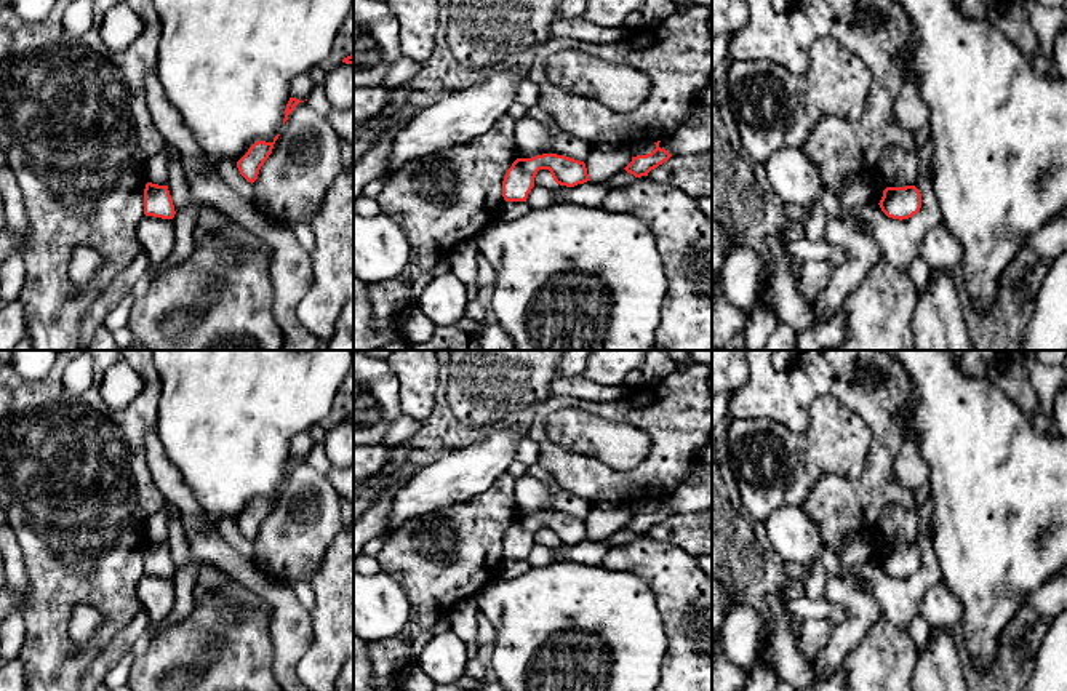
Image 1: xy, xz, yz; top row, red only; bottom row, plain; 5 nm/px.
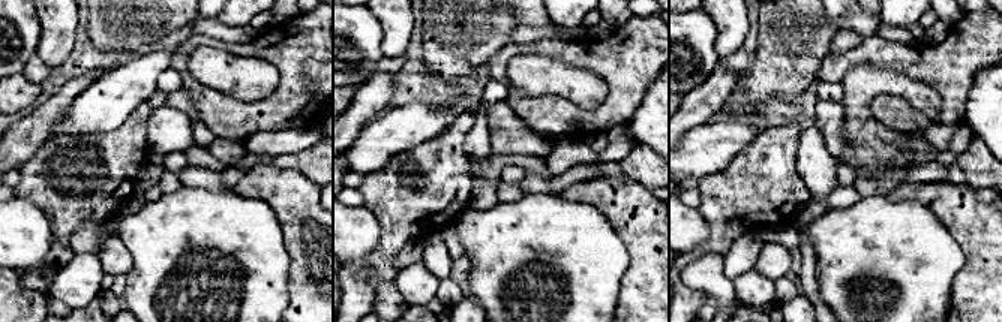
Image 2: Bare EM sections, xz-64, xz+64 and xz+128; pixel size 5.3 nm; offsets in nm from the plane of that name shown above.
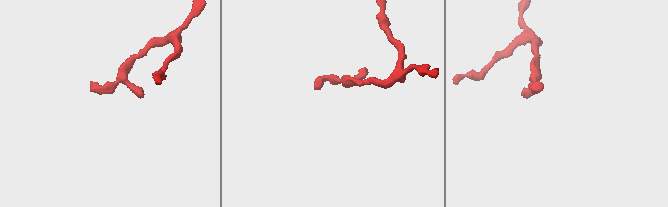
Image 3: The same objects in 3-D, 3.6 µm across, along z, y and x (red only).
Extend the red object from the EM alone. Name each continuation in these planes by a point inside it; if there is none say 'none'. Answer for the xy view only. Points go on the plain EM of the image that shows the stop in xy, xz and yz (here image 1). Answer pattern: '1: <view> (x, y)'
none

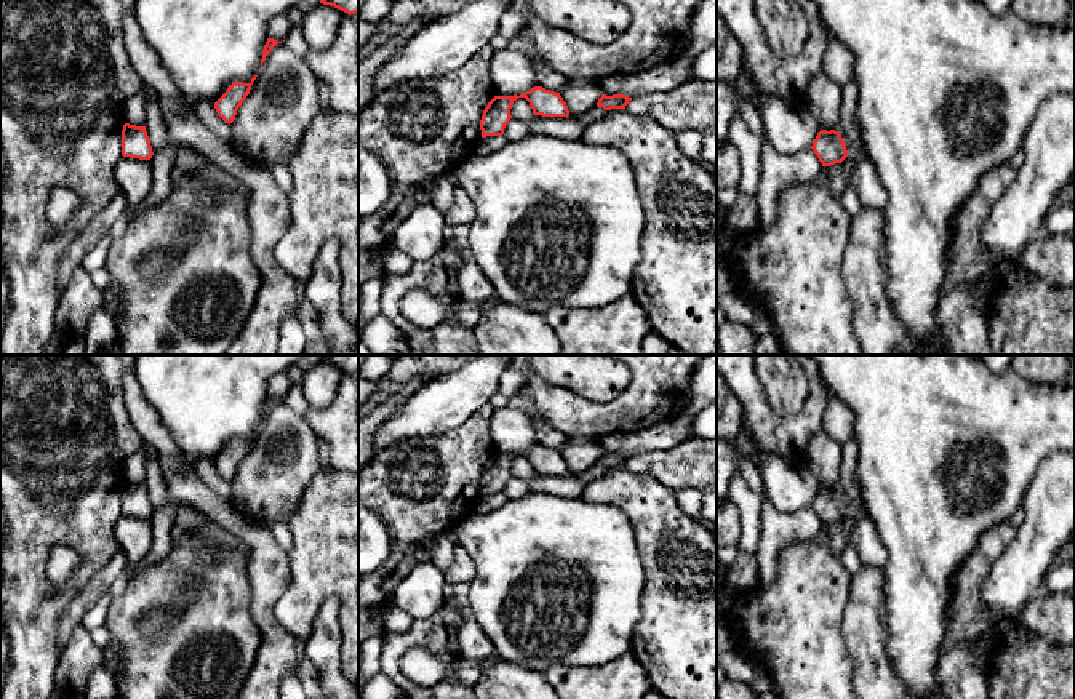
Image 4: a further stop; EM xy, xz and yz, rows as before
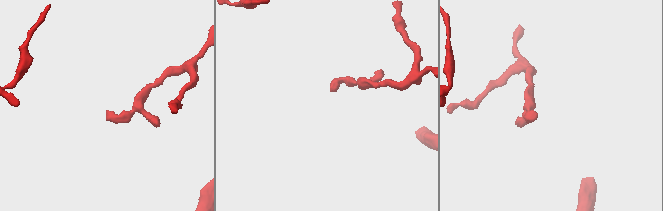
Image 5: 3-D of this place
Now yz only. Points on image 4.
none

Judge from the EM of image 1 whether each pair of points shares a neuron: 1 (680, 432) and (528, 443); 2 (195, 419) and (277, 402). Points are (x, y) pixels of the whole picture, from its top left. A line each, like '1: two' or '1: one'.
1: two
2: one

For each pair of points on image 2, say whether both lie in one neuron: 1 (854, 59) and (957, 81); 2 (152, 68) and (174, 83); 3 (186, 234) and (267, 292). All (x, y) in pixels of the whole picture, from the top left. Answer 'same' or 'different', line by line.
1: same
2: different
3: same

